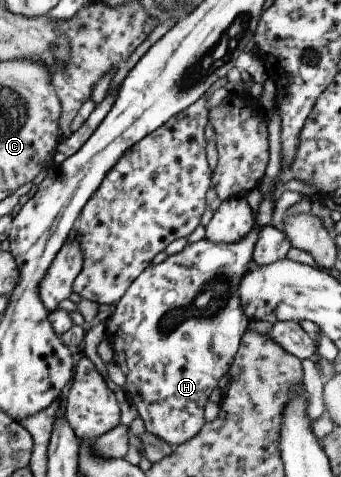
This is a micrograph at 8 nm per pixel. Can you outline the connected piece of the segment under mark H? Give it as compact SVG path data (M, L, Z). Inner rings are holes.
M263 193L263 196L255 216L256 226L245 238L231 245L205 238L189 243L183 251L170 255L160 264L149 265L127 289L107 320L108 338L115 352L113 362L126 374L124 389L129 392L129 400L137 407L146 432L170 445L187 442L201 430L205 424L205 404L220 378L227 377L241 339L248 331L250 320L243 312L238 288L239 281L253 262L254 244L260 228L272 224L275 201L272 193Z

